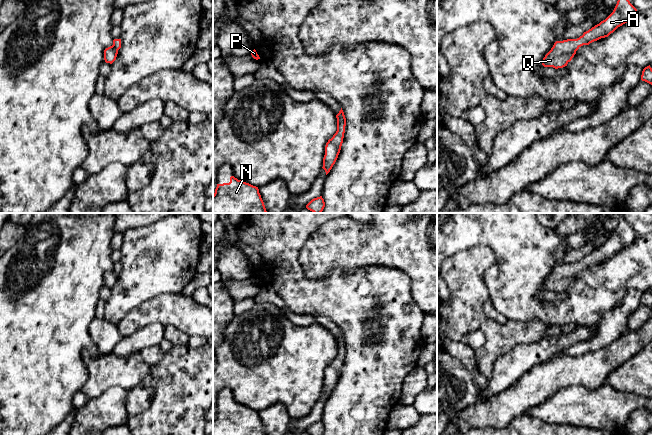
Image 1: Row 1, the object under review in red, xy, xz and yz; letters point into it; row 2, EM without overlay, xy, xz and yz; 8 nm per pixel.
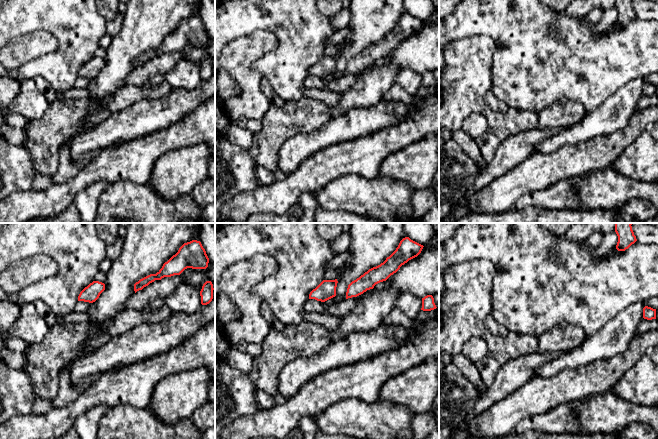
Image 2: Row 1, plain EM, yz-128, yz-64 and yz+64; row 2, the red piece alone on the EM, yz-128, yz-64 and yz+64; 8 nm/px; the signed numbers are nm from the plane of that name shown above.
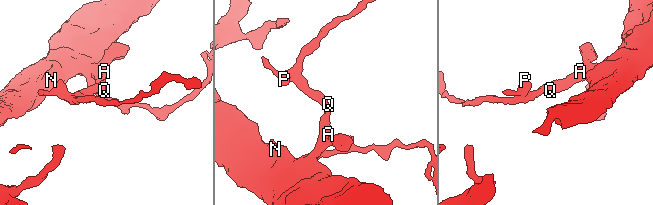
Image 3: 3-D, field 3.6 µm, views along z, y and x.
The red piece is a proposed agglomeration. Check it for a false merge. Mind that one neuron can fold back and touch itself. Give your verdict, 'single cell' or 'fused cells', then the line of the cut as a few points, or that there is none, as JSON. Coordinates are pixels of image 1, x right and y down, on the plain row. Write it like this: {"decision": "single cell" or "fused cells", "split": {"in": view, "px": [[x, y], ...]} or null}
{"decision": "single cell", "split": null}

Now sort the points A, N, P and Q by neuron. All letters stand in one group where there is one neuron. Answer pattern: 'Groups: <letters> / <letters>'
Groups: A N P Q

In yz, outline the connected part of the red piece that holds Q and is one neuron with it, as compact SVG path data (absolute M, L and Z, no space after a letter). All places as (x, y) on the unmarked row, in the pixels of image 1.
M619 213L617 228L613 236L605 244L584 256L577 263L556 265L543 282L542 289L555 293L567 290L581 270L608 261L618 251L631 244L636 237L637 233L630 227L623 214Z

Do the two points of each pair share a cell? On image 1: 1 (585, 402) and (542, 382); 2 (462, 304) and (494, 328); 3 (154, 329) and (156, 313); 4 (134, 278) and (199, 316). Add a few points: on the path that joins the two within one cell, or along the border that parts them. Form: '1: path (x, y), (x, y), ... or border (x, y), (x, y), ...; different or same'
1: border (583, 386), (562, 388), (540, 403); different
2: border (486, 318), (479, 328); different
3: border (164, 325), (149, 323), (134, 333); different
4: border (181, 292), (164, 293), (145, 300), (141, 304); different

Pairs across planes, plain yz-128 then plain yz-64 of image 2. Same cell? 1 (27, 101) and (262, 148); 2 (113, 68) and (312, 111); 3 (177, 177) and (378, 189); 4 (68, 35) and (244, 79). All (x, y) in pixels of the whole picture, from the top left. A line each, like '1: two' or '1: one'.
1: two
2: two
3: two
4: two

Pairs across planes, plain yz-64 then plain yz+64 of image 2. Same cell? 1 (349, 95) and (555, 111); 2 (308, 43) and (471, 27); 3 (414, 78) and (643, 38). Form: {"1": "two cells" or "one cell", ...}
{"1": "two cells", "2": "one cell", "3": "two cells"}

